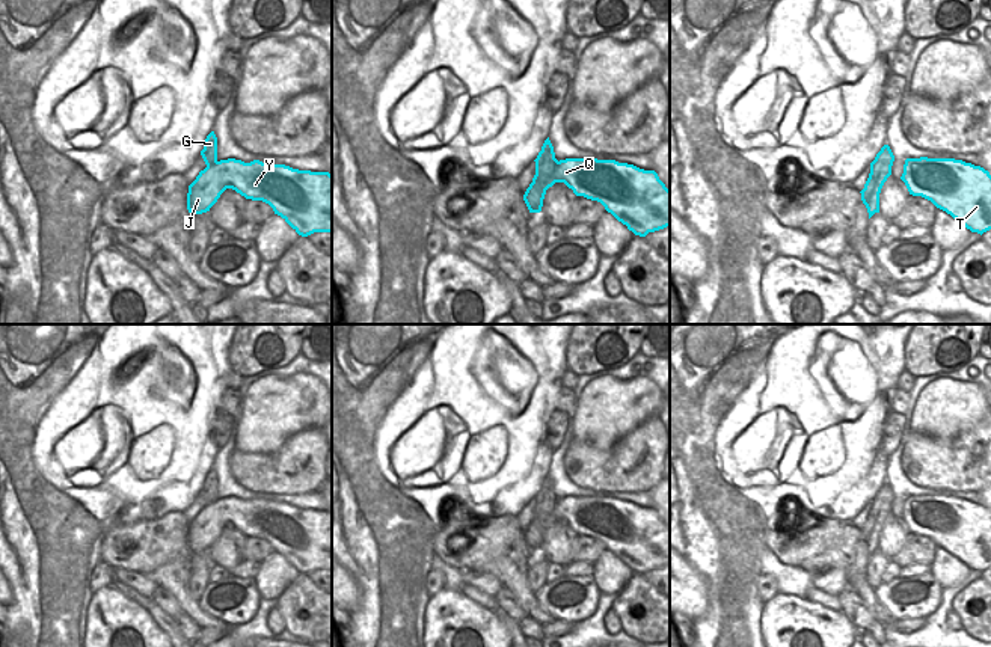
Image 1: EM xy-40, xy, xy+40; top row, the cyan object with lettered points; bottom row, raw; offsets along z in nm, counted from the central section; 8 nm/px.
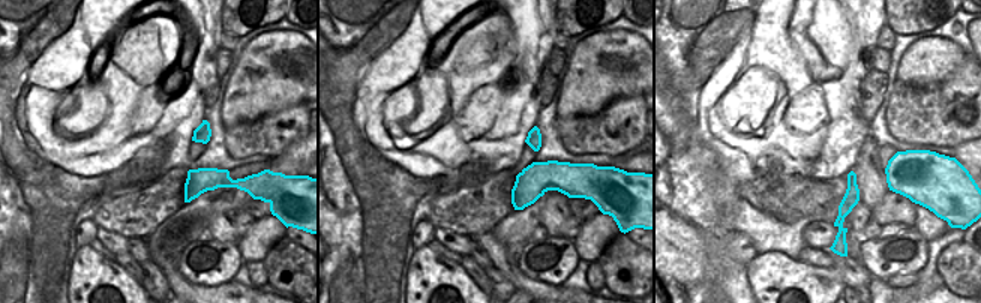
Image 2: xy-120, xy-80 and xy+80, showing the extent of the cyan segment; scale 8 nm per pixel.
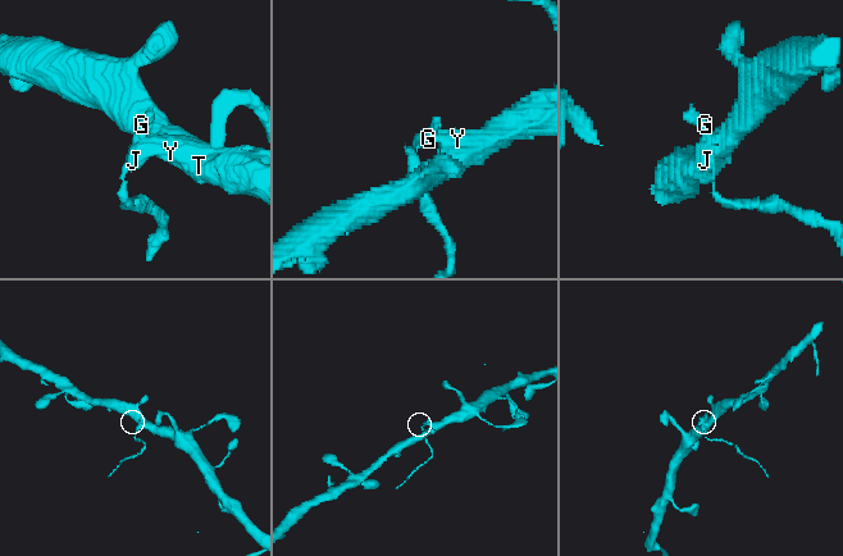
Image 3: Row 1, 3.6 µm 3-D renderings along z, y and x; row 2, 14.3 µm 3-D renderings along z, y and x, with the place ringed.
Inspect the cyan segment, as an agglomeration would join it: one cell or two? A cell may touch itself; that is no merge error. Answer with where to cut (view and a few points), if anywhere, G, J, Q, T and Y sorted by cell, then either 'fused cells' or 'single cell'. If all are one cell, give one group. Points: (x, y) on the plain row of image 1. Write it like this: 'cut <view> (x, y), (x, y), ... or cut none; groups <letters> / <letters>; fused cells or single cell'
cut xy+40 (877, 525), (868, 546); groups G / J Q T Y; fused cells

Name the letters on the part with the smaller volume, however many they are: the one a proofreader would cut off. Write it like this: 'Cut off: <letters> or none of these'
Cut off: G

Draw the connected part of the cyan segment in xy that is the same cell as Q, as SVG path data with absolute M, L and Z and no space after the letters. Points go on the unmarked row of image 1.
M566 496L557 501L555 517L576 534L600 540L635 573L670 564L670 528L655 508L615 498Z

